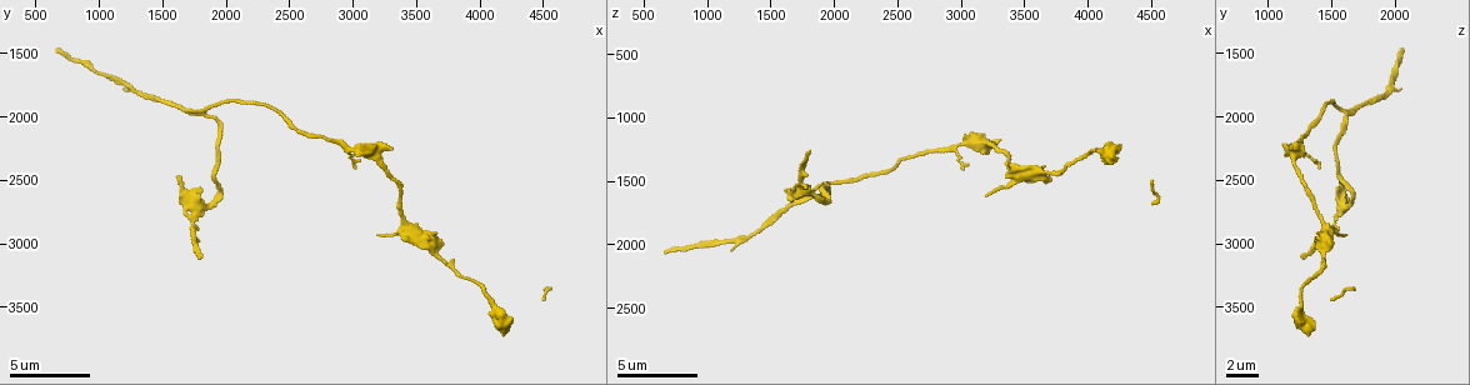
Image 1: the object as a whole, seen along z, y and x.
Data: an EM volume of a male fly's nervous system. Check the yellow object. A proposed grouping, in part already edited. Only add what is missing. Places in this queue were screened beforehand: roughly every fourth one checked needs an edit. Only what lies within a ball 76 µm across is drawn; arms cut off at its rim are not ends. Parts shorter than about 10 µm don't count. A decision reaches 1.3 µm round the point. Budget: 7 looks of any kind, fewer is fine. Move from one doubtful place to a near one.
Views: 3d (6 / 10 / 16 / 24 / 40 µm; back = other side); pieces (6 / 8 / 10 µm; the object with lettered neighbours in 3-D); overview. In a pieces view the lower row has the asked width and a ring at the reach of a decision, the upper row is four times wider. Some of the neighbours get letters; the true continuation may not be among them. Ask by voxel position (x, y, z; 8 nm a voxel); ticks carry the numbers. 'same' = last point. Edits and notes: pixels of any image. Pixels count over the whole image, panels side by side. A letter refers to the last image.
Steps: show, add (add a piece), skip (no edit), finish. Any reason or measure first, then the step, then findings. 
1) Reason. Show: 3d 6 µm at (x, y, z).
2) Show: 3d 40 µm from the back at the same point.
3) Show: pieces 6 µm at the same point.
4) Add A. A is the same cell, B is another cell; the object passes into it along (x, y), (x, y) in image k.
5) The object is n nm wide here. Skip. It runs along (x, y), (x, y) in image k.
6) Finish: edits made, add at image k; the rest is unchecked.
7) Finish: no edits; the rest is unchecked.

Free end. Show: pieces 8 µm at (680, 1480, 2040).

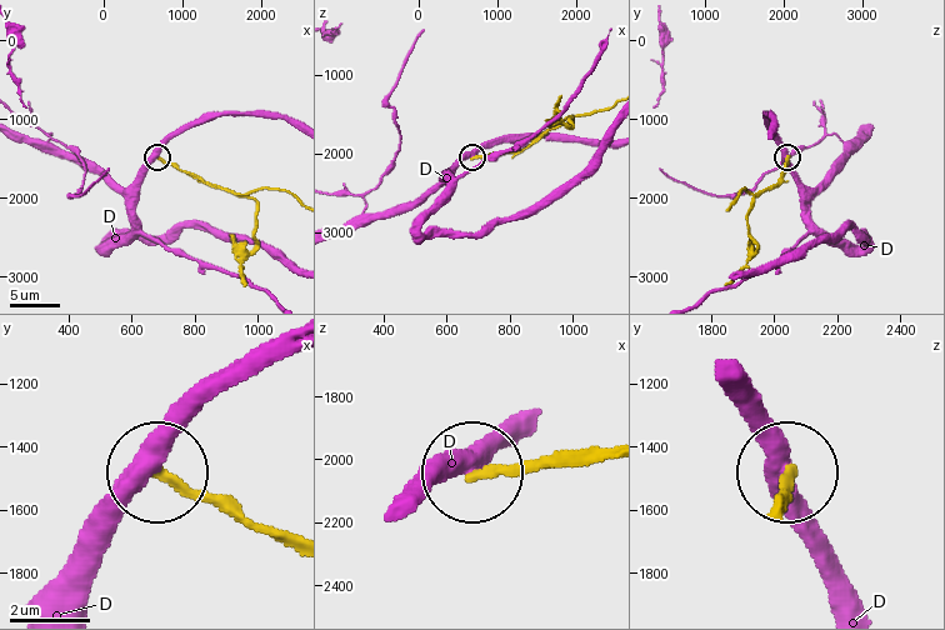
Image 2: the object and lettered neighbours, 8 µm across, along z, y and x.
Skip. D is another cell; it runs along (289, 548), (161, 471) in image 2; no lettered piece goes on from it.

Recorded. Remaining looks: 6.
Show: pieces 8 µm at (1780, 3100, 1260).

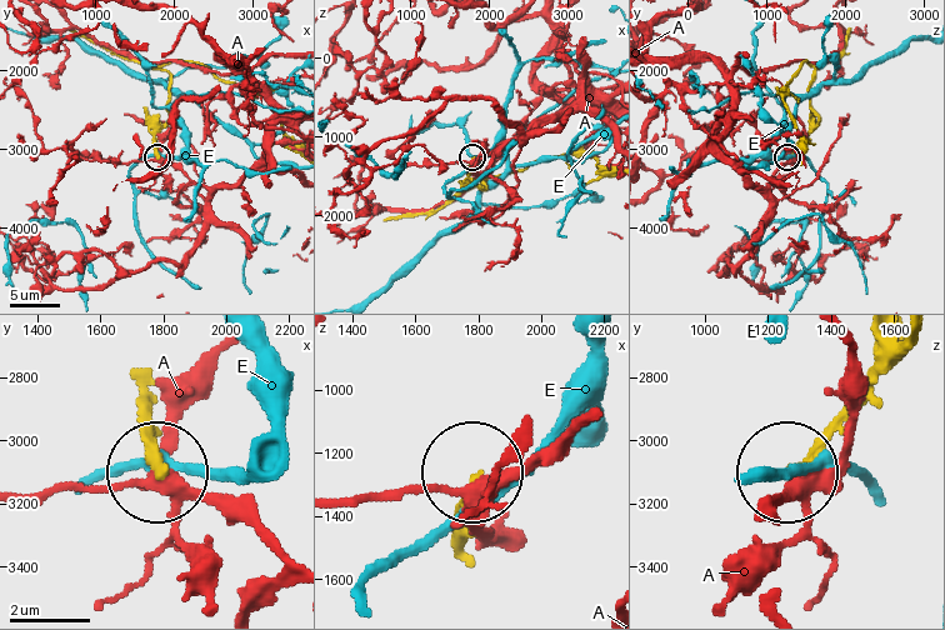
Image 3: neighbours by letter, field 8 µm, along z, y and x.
Skip. A and E are other cells; it runs along (463, 548), (469, 480) in image 3; none of them fits.

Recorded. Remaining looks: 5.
Tapers out. Show: pieces 8 µm at (3200, 2920, 1620).

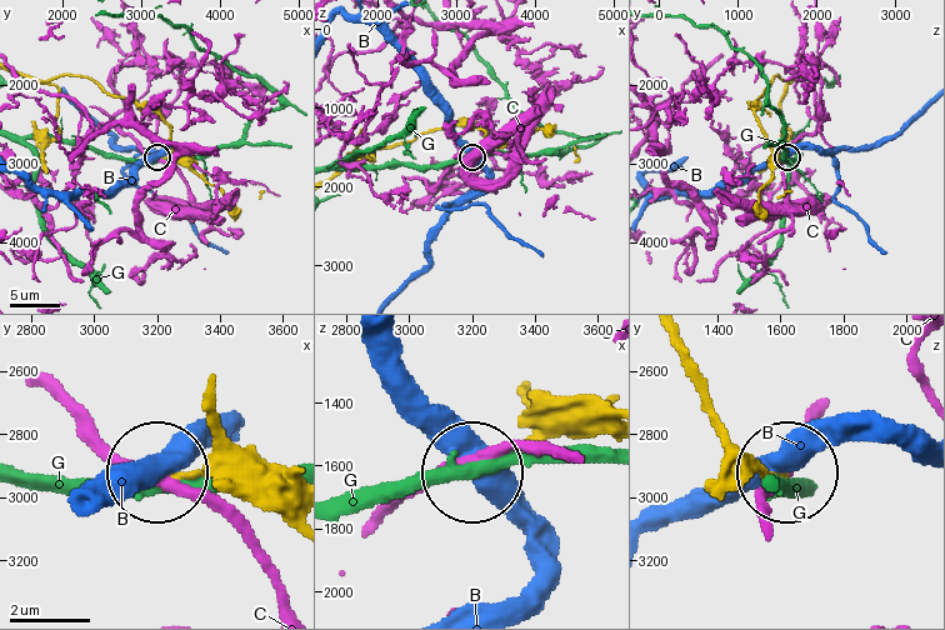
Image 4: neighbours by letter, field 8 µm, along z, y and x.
Skip. B, C and G are other cells; it runs along (679, 336), (719, 438), (786, 478) in image 4; no lettered piece goes on from it.

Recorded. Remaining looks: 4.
Finish: no edits; the rest is unchecked.

